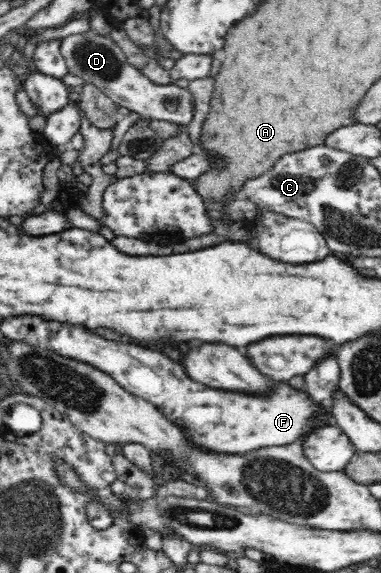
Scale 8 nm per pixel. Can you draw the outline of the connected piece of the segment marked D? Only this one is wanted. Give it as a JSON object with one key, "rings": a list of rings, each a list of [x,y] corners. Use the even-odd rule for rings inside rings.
{"rings":[[[92,31],[71,34],[61,39],[61,52],[67,66],[67,73],[80,77],[85,83],[96,85],[118,106],[127,107],[139,116],[157,121],[165,121],[181,126],[189,125],[195,115],[195,93],[174,84],[157,85],[135,66],[129,65],[123,51],[113,39],[95,35]]]}

